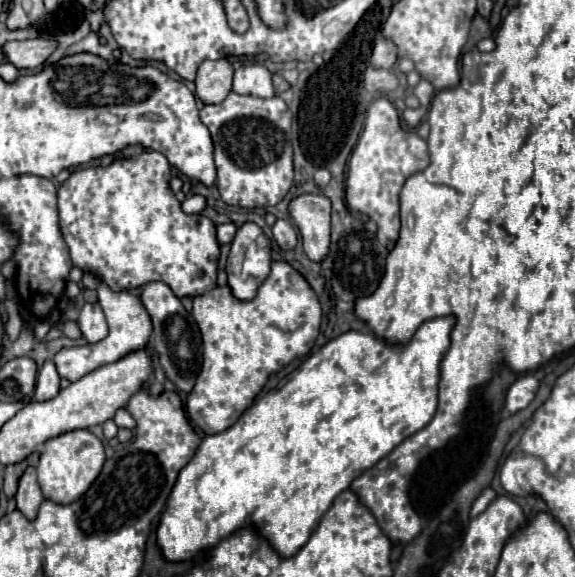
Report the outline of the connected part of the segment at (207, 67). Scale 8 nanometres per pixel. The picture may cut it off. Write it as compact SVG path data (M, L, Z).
M226 58L204 60L196 76L196 94L206 104L222 102L232 90L234 68Z

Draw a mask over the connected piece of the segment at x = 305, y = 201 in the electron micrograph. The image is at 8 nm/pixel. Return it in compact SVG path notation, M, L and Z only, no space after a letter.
M302 194L290 202L290 216L302 234L302 246L312 262L322 262L330 254L330 198L322 194Z

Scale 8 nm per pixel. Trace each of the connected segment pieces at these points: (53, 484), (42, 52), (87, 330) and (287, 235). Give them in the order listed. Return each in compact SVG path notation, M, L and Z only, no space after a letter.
M72 430L48 440L42 448L40 464L36 466L44 498L56 504L70 504L78 500L98 478L104 462L106 462L104 444L88 430Z
M34 38L34 40L22 40L22 42L6 42L2 46L4 56L10 64L14 64L18 70L22 68L38 68L46 62L46 58L52 54L56 42L46 38Z
M84 304L80 310L78 326L88 342L104 340L106 332L108 332L108 324L106 324L106 318L104 318L100 304Z
M276 220L276 224L272 226L272 234L282 250L294 250L298 244L298 236L290 220Z

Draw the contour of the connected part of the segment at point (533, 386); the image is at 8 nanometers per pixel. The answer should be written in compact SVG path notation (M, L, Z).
M532 374L520 376L520 378L510 386L510 390L508 390L508 394L506 394L506 410L508 410L510 414L514 414L514 412L518 412L518 410L524 410L524 408L532 402L538 386L540 386L540 380L534 378Z

